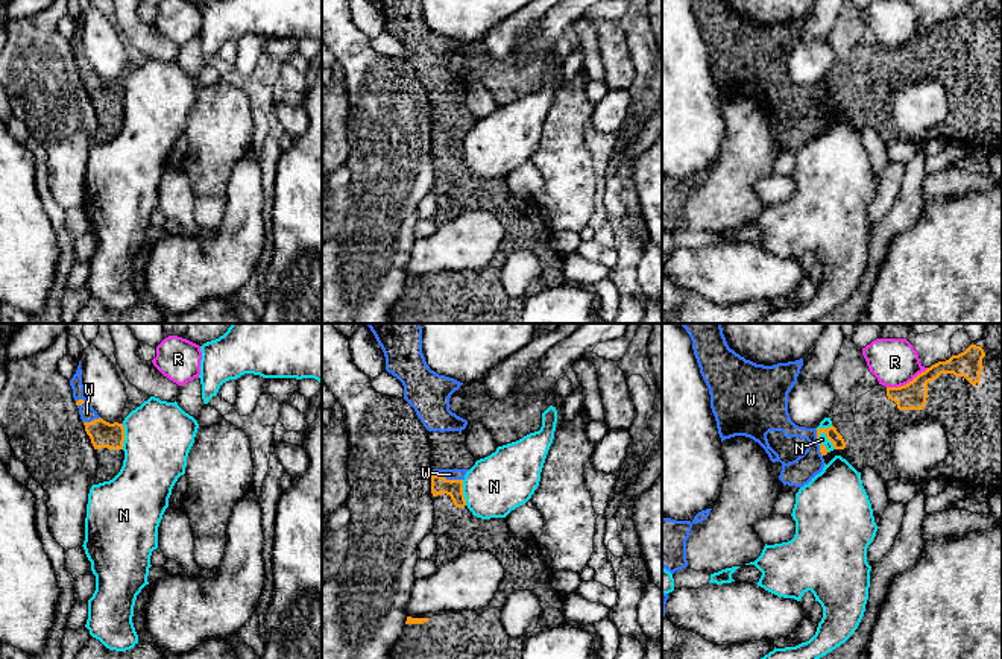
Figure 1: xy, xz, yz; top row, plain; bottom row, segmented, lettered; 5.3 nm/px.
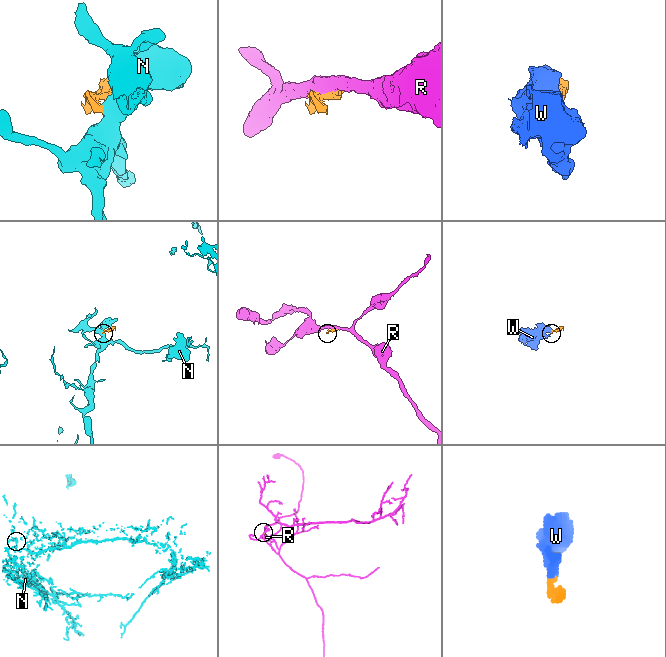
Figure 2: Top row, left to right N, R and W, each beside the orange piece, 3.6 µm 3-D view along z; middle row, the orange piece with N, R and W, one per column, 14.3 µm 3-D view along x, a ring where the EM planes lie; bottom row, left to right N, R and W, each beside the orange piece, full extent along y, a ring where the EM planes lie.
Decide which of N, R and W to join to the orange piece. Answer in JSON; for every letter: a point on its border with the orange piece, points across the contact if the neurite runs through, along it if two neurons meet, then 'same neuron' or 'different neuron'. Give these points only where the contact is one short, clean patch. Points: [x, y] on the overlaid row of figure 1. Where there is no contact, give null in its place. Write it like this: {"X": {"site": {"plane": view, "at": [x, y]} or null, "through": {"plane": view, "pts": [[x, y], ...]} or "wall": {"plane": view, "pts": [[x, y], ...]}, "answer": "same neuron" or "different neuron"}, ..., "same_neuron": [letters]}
{"N": {"site": {"plane": "yz", "at": [829, 439]}, "answer": "different neuron"}, "R": {"site": {"plane": "yz", "at": [908, 383]}, "answer": "different neuron"}, "W": {"site": {"plane": "xz", "at": [445, 479]}, "answer": "same neuron"}, "same_neuron": ["W"]}

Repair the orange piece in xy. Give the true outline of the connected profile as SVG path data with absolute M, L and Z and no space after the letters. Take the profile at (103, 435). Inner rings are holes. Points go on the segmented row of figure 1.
M80 361L76 374L70 380L73 389L73 398L79 408L80 419L85 425L85 431L91 439L91 443L97 454L97 469L96 475L100 483L112 480L121 469L124 460L123 442L124 442L124 427L123 422L117 421L109 424L103 421L97 411L90 405L85 398L85 390L82 384L82 369Z

